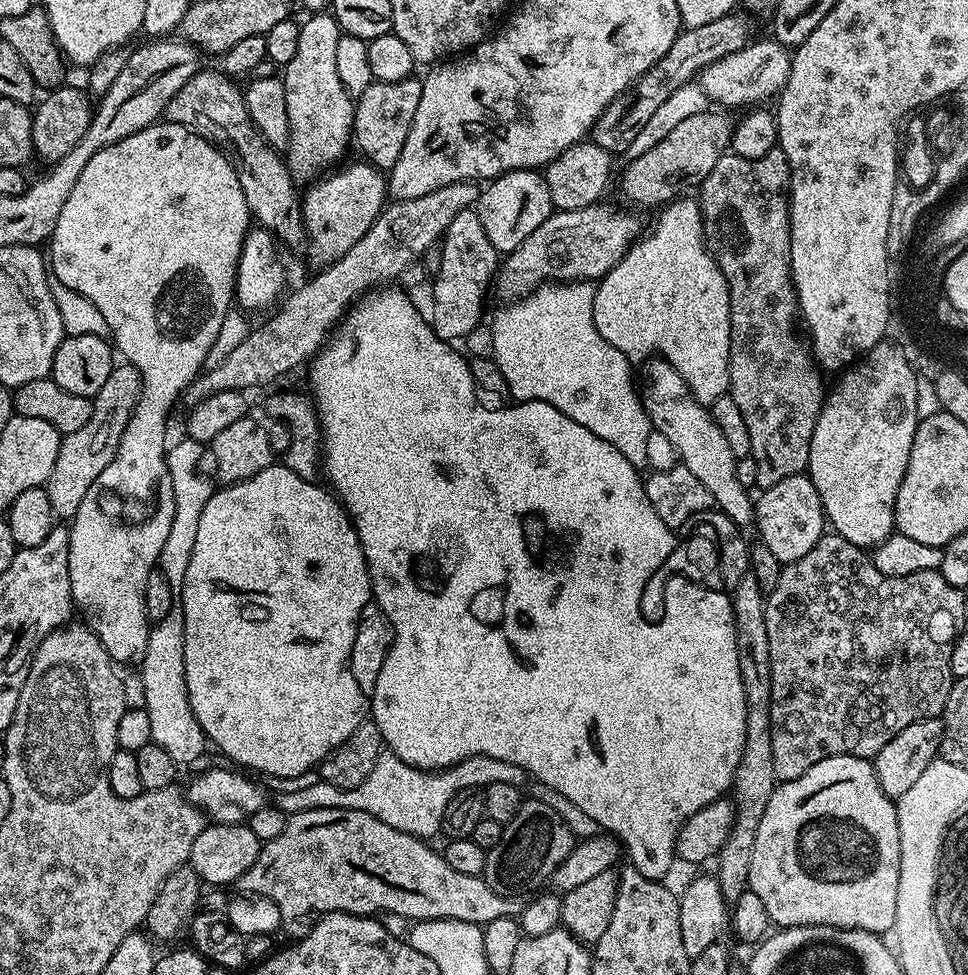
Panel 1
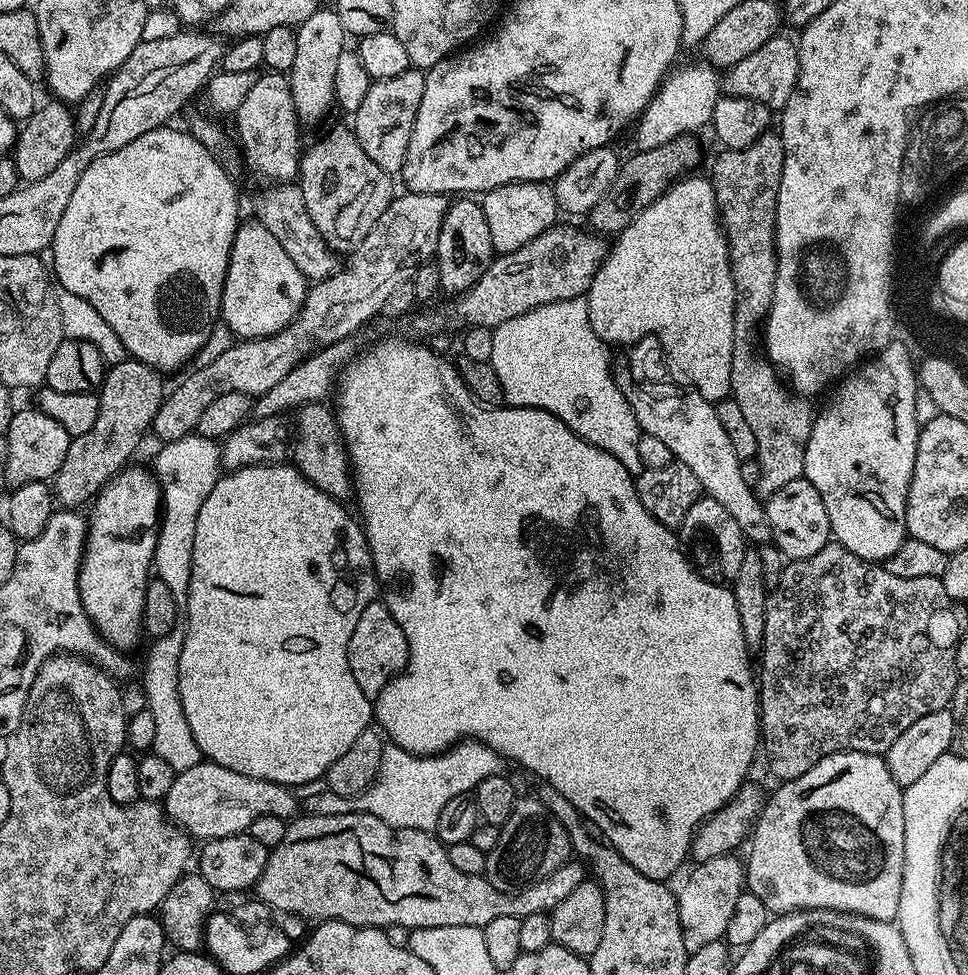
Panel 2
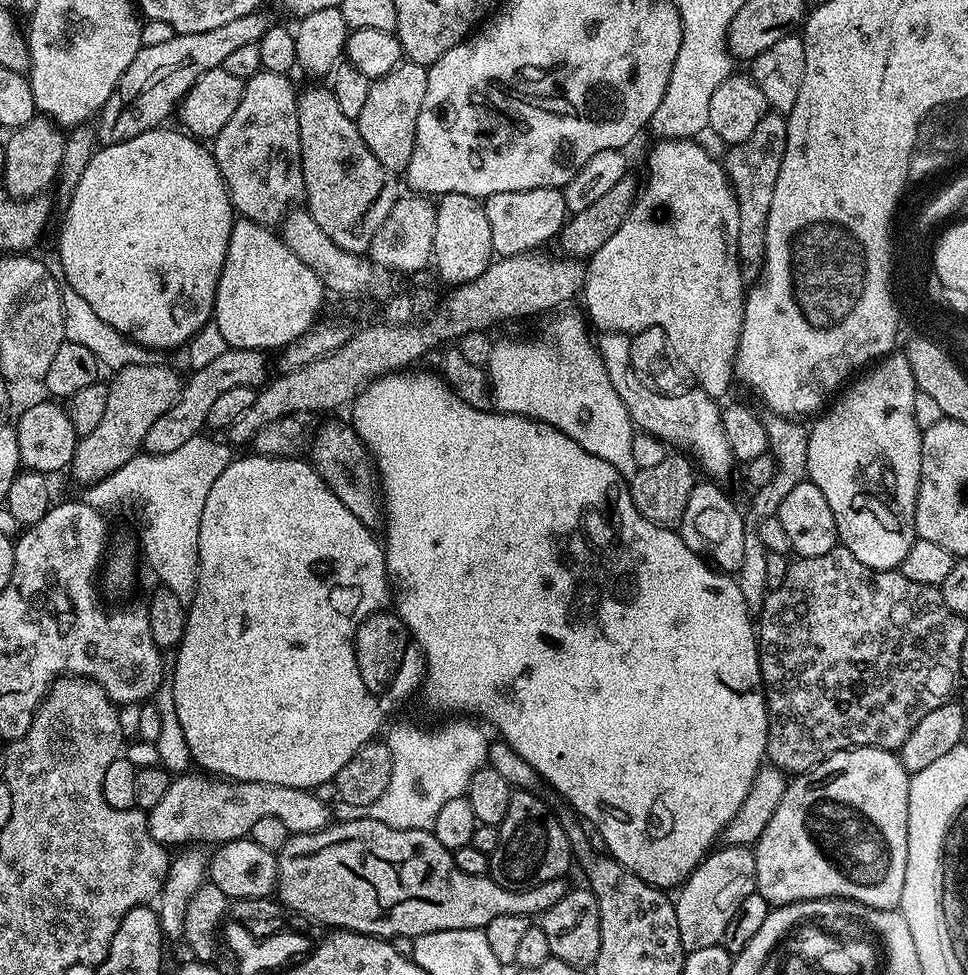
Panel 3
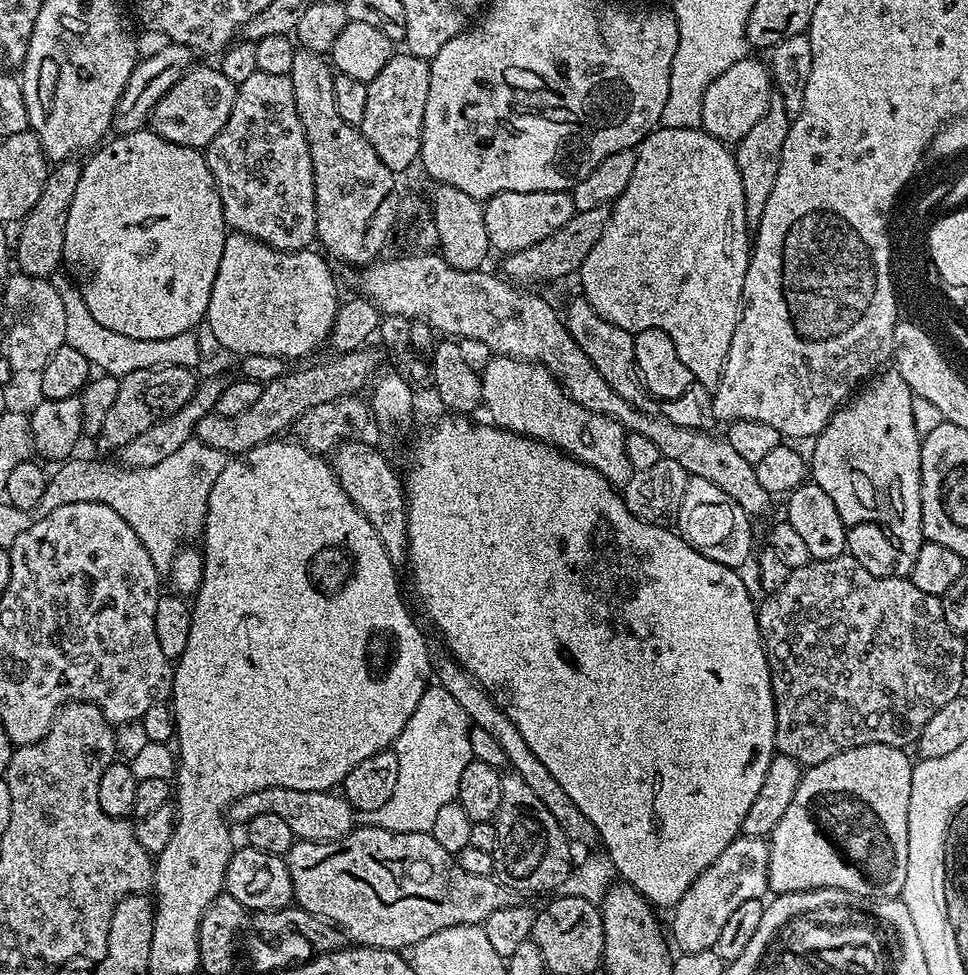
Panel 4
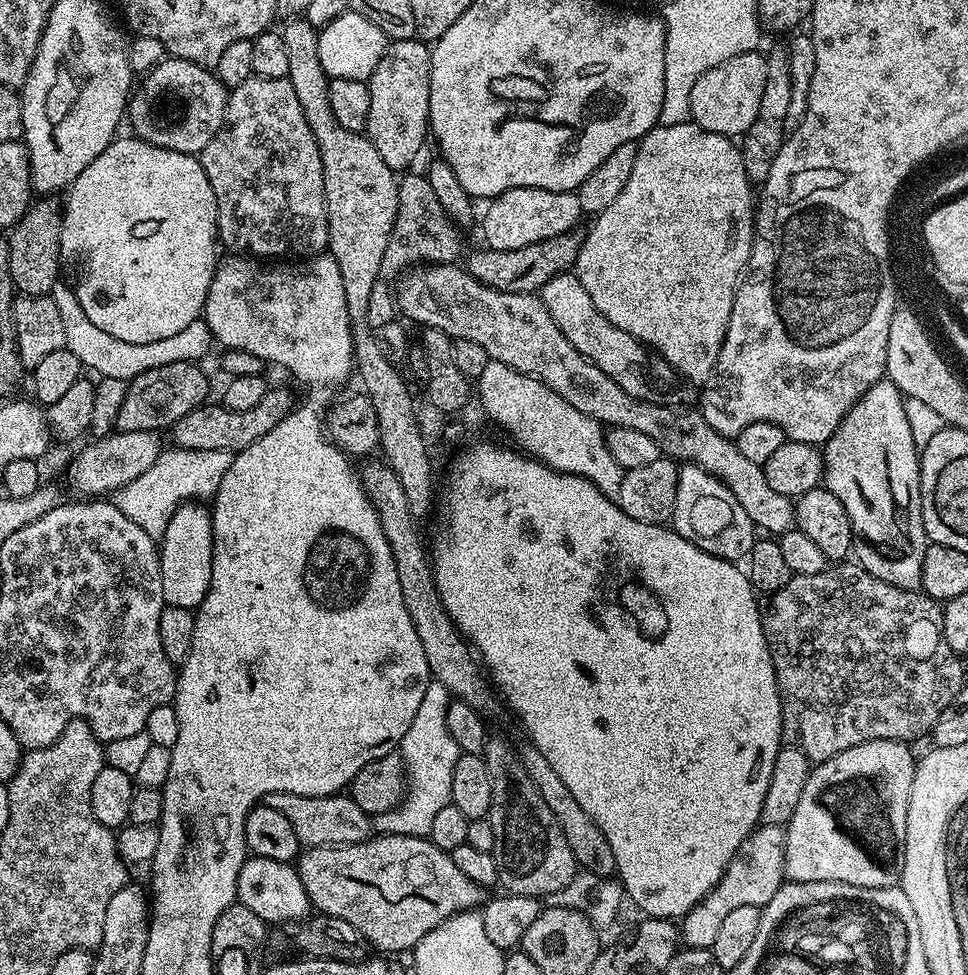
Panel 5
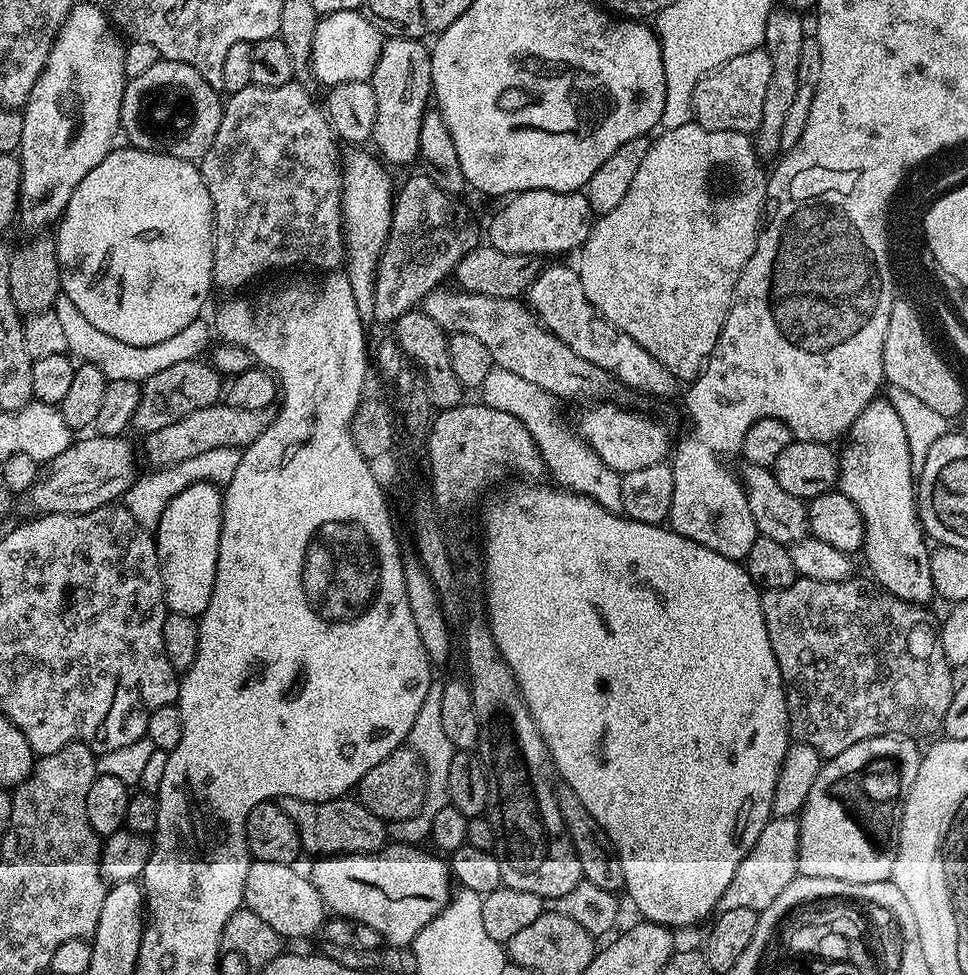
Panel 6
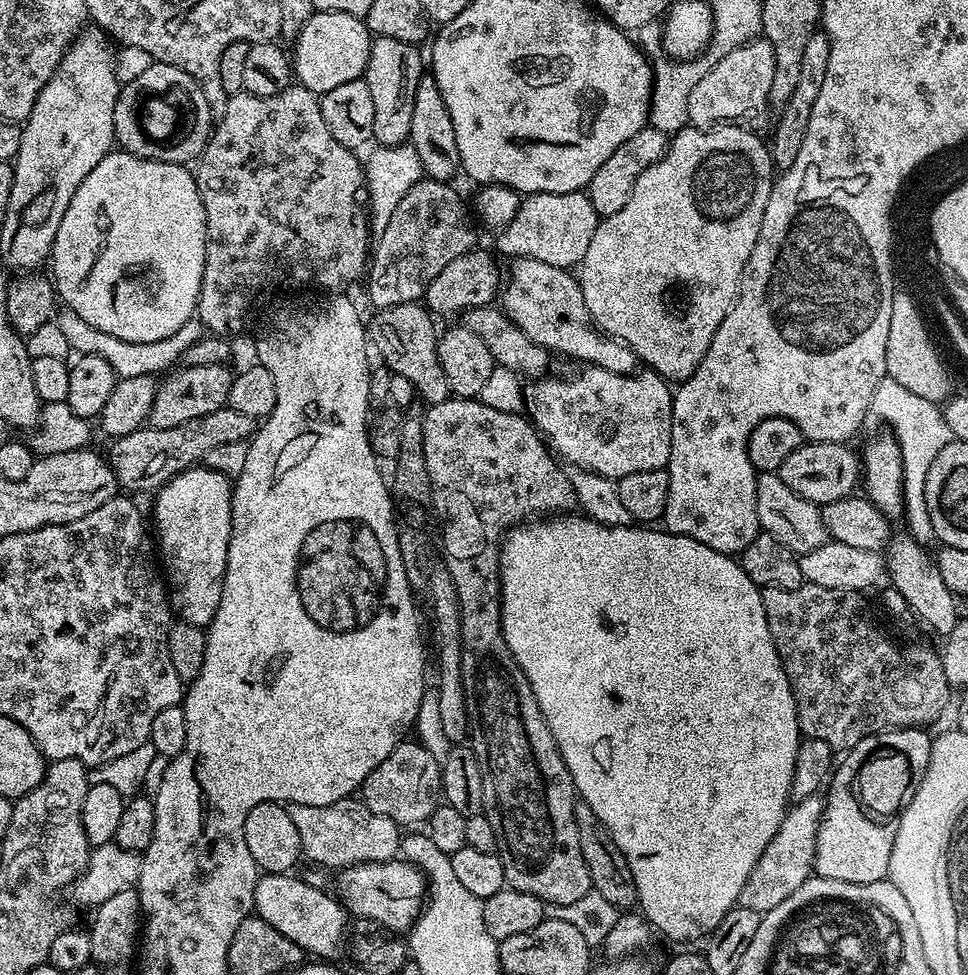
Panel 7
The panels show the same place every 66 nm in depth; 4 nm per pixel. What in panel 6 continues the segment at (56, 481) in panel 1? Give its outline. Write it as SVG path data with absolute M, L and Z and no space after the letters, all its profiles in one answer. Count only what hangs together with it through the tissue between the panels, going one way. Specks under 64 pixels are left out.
M203 359L177 362L176 365L169 366L166 370L160 371L159 374L154 374L154 378L140 384L140 401L131 427L137 428L140 434L147 434L154 430L162 430L162 426L171 426L174 422L178 422L178 418L186 418L186 414L192 413L193 410L202 410L202 406L219 404L222 400L222 384L220 388L220 383L222 383L220 373L212 367L211 363L205 362Z

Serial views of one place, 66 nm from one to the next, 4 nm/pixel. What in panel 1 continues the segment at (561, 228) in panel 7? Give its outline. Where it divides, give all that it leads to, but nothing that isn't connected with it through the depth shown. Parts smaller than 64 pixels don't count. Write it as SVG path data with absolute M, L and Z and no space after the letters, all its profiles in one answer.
M530 168L504 172L495 180L487 181L474 207L478 218L482 218L482 230L486 230L486 238L490 238L490 246L494 246L500 254L513 252L518 246L522 246L522 242L526 242L526 238L530 238L530 234L534 234L534 230L538 230L538 226L542 226L542 222L546 222L546 218L550 218L554 210L550 190L546 186L543 175Z

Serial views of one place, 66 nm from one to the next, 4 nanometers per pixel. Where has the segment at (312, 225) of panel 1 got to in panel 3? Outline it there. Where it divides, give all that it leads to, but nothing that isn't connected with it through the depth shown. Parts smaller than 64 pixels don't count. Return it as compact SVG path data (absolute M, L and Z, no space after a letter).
M331 87L308 88L305 92L303 89L296 109L307 210L342 250L367 253L378 226L386 222L386 214L390 214L398 199L397 177L370 154L370 146L362 142L355 120L342 114Z

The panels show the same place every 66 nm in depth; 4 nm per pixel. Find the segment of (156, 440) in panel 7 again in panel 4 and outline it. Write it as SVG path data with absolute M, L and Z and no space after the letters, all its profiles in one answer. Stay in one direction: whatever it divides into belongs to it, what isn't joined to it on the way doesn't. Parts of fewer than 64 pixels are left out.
M368 351L341 352L333 355L333 360L328 360L325 364L300 368L297 372L296 369L289 370L282 378L274 378L274 382L264 385L262 395L243 414L219 416L217 412L211 412L210 415L203 416L196 424L195 439L201 440L206 446L214 446L214 450L228 453L229 457L240 456L243 452L254 450L254 446L277 439L314 406L322 406L322 402L330 402L343 396L357 395L361 391L359 388L366 382L368 384L377 371L376 356Z

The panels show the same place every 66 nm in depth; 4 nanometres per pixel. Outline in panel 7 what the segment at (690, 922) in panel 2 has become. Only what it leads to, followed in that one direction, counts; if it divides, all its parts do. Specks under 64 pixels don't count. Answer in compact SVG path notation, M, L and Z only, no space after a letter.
M819 795L811 796L805 800L795 801L785 812L782 826L778 826L778 834L770 838L770 846L762 850L762 858L750 870L750 878L746 878L746 886L742 886L739 907L766 913L774 910L778 902L790 898L802 882L813 875L816 863L816 835L820 829L820 817L824 814L824 800Z

